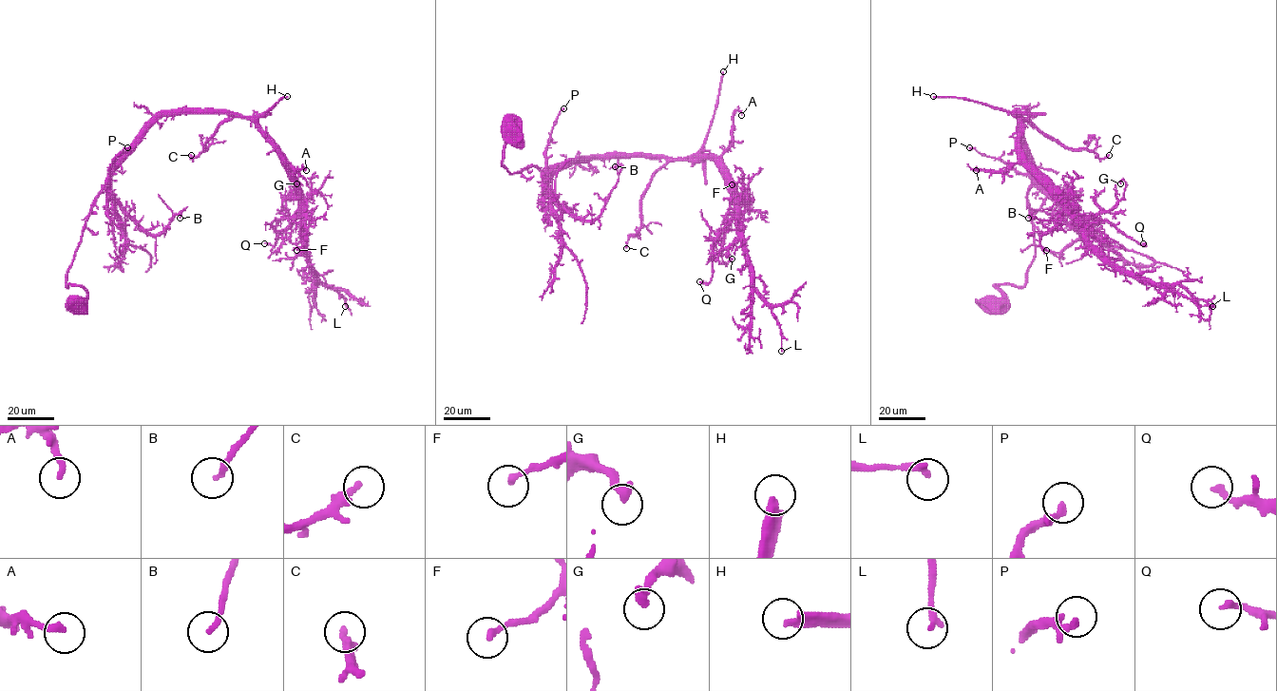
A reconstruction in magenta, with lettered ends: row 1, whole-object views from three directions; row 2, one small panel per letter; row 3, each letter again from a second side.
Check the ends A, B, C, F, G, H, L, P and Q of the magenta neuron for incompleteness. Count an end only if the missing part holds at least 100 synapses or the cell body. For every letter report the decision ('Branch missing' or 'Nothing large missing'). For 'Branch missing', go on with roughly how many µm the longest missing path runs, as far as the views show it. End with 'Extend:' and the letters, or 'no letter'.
A: Nothing large missing
B: Nothing large missing
C: Nothing large missing
F: Nothing large missing
G: Nothing large missing
H: Branch missing. Missing length about 250 µm
L: Nothing large missing
P: Nothing large missing
Q: Nothing large missing
Extend: H

